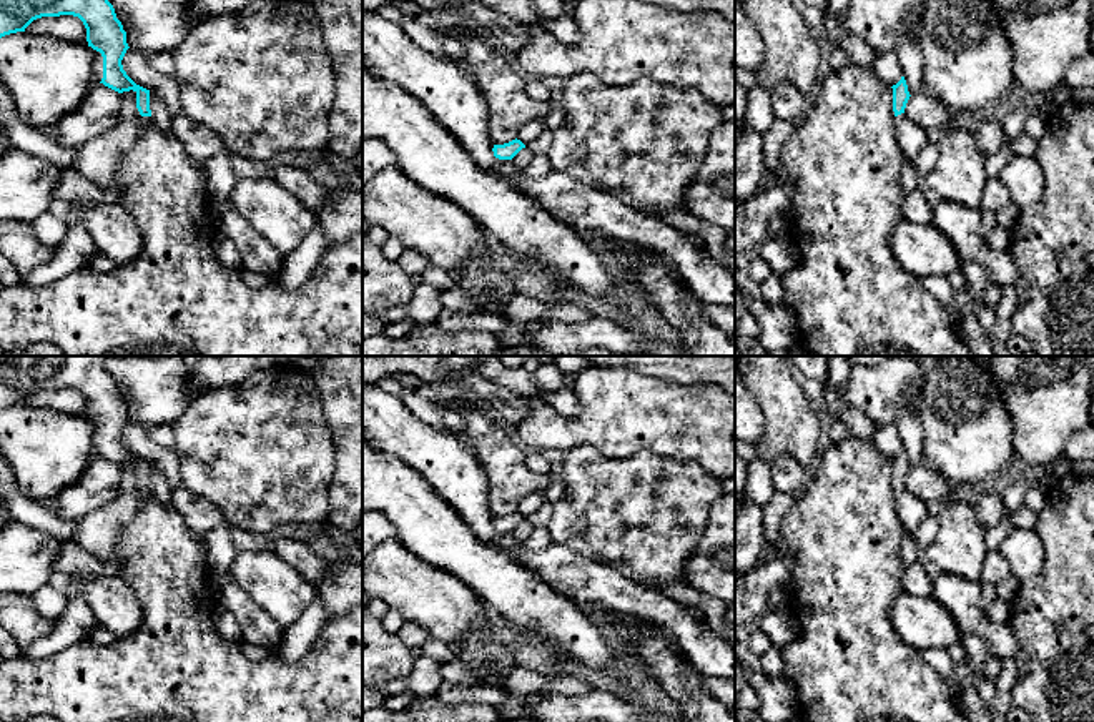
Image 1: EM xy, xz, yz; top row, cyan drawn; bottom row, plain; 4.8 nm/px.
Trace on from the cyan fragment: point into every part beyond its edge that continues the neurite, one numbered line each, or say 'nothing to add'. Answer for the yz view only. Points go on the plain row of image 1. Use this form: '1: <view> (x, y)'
1: yz (911, 509)

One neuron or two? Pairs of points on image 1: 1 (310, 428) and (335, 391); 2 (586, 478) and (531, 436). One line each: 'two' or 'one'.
1: two
2: two

